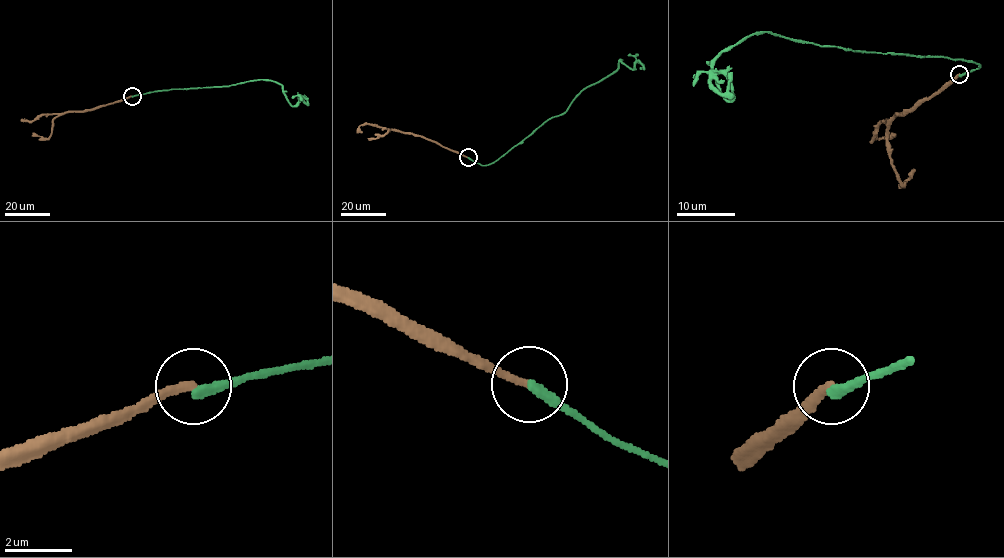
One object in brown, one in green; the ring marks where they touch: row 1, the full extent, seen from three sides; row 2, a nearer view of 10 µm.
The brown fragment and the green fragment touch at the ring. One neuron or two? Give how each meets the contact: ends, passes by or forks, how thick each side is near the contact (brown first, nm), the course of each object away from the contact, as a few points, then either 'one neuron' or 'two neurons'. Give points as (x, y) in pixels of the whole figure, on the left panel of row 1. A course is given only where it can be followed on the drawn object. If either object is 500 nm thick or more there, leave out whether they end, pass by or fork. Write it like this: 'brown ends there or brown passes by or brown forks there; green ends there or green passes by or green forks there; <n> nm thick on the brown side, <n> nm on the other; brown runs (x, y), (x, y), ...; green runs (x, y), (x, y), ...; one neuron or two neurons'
brown ends there; green ends there; 240 nm thick on the brown side, 340 nm on the other; brown runs (132, 96), (94, 109), (60, 114), (53, 120), (48, 138), (32, 132); green runs (132, 96), (258, 79), (281, 85), (292, 106), (299, 95), (307, 102), (304, 95); two neurons

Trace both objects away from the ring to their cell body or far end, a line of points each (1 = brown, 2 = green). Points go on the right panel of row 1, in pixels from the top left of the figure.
1: (960, 74), (932, 97), (891, 120), (887, 151), (901, 183), (910, 177), (913, 169)
2: (960, 75), (980, 66), (770, 31), (713, 64), (728, 100), (729, 81), (710, 83), (726, 91), (731, 72)

